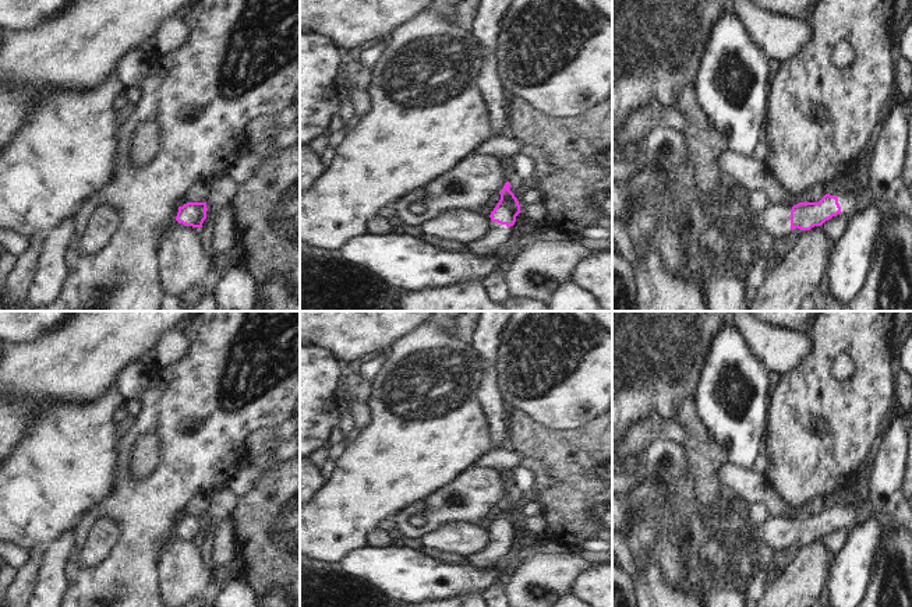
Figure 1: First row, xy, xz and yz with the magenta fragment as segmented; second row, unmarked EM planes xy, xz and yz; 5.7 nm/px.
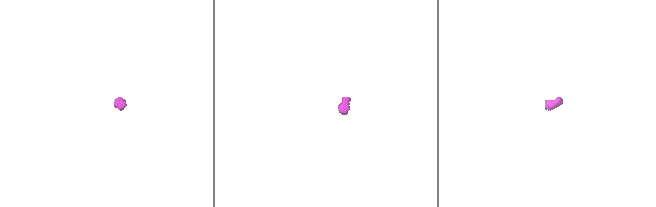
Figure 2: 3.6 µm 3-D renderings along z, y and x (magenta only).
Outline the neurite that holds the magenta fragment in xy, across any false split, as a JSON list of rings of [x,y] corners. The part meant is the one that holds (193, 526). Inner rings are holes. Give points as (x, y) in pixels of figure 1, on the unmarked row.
[[[187,515],[178,519],[176,533],[185,539],[202,540],[206,532],[206,515]]]

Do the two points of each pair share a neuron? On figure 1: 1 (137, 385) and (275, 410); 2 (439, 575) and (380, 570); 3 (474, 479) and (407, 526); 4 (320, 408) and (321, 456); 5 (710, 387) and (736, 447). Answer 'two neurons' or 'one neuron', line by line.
1: two neurons
2: one neuron
3: one neuron
4: two neurons
5: one neuron

